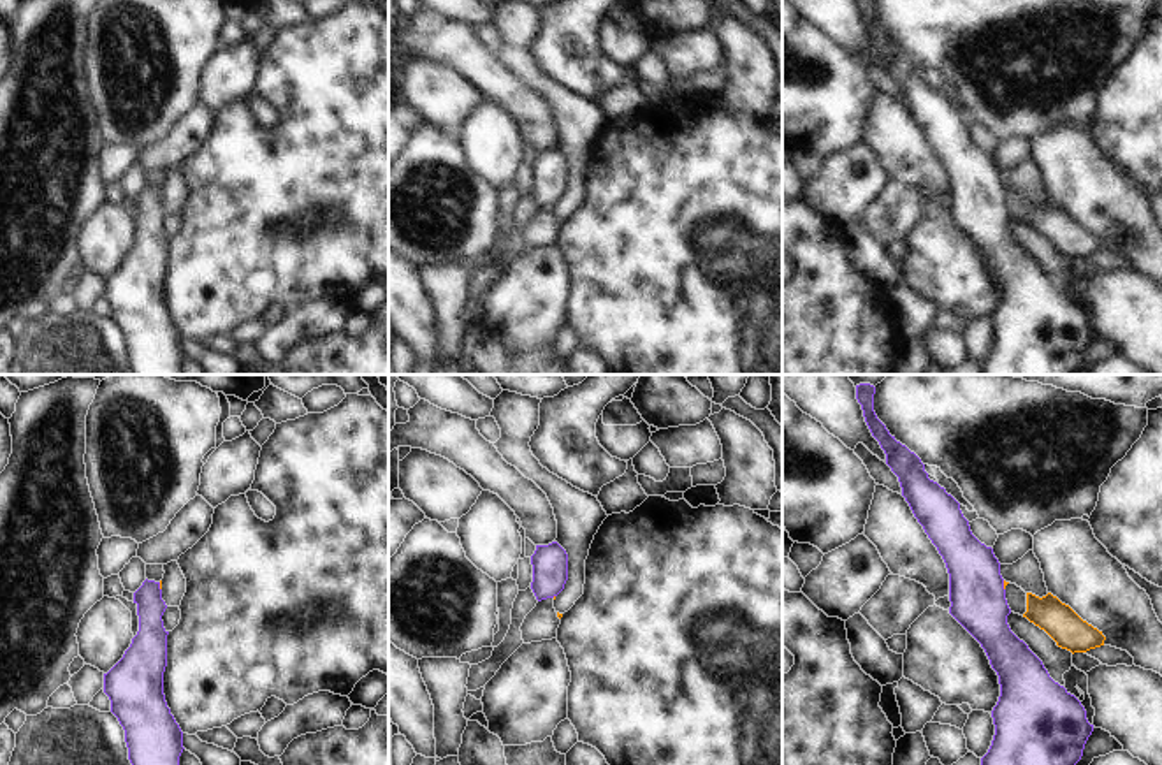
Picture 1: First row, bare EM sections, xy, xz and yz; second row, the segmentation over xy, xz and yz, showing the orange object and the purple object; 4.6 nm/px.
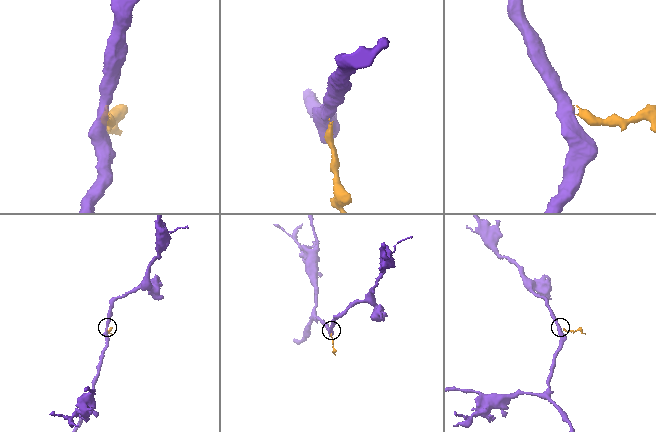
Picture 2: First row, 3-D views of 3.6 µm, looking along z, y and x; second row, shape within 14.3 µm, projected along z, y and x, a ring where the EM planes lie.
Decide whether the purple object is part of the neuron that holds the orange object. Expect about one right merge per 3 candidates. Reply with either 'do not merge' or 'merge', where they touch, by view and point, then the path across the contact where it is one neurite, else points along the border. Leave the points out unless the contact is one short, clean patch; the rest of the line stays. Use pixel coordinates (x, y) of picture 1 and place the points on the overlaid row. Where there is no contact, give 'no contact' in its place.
do not merge | yz (1004, 586) | along yz (1002, 581), (1004, 590)

